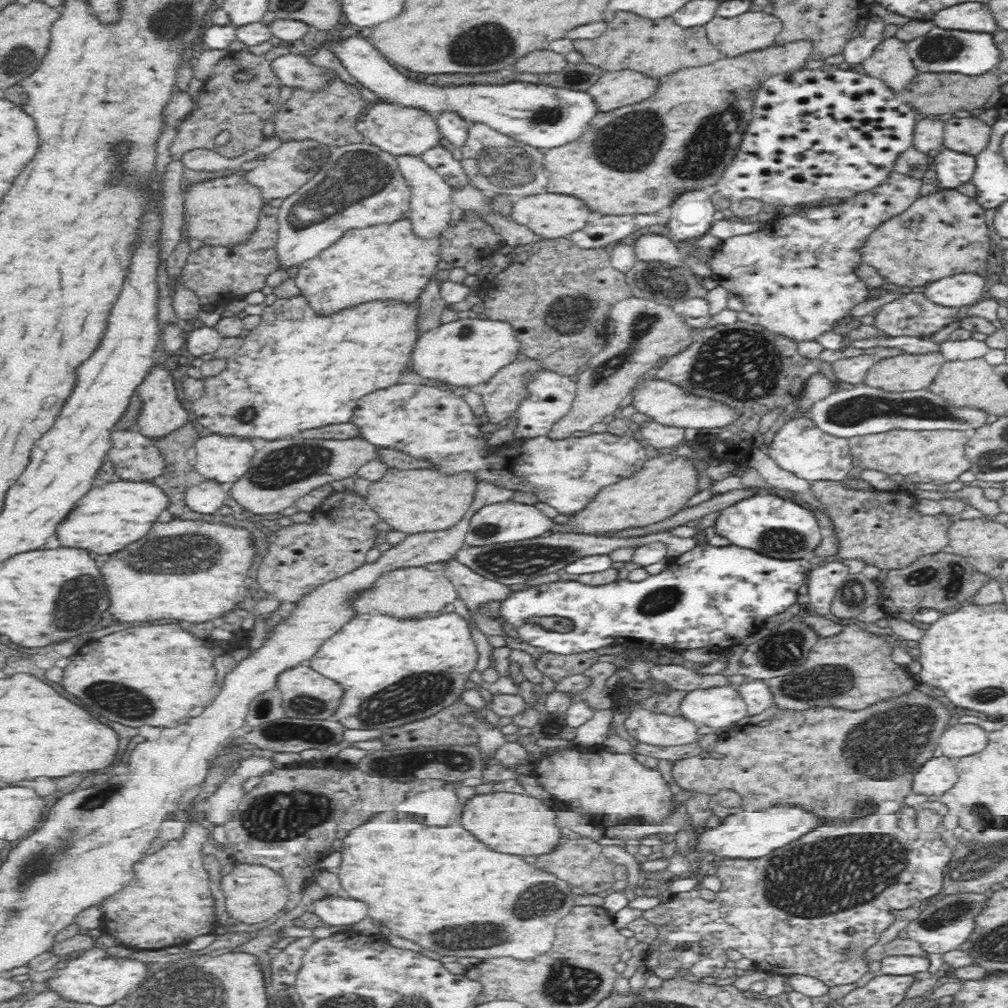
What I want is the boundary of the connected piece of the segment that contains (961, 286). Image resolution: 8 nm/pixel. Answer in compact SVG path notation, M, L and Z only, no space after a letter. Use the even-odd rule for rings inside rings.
M960 273L952 275L924 286L921 290L932 302L942 306L961 307L967 304L973 305L982 299L987 293L984 291L986 280L976 273Z

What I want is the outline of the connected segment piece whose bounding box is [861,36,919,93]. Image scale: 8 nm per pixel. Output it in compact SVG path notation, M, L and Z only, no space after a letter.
M895 36L884 39L861 64L866 74L883 80L897 93L919 73L908 55L907 43Z

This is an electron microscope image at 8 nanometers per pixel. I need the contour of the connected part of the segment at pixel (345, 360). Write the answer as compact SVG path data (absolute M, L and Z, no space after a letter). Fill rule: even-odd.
M298 296L298 297L292 297L292 298L279 298L277 299L273 304L266 305L265 309L263 310L263 313L261 314L261 321L260 324L255 328L251 330L251 333L244 337L244 342L242 343L242 346L232 355L229 356L227 361L227 367L220 372L220 374L217 374L216 376L211 377L203 377L203 386L204 386L204 392L202 398L199 398L199 400L196 400L191 406L191 416L194 419L195 423L199 426L199 428L204 432L216 432L216 434L220 435L235 435L244 439L249 438L260 438L265 439L266 441L272 441L277 439L285 439L288 437L294 437L298 436L298 434L302 434L303 431L312 429L321 428L322 426L328 426L332 424L342 424L342 423L348 423L351 422L353 413L354 413L354 406L357 406L357 400L362 399L366 394L369 394L370 392L374 392L374 390L380 390L384 389L386 387L396 385L398 384L398 380L400 380L400 376L402 374L405 374L407 370L410 370L411 366L411 360L410 356L412 354L412 350L414 350L414 344L416 344L416 340L419 339L419 336L422 334L418 334L418 328L419 328L419 306L421 305L421 302L423 300L416 300L414 304L404 304L404 302L398 302L398 300L376 300L376 302L366 302L366 304L358 304L358 306L352 306L352 308L346 308L346 310L340 310L340 312L336 312L336 314L332 314L332 316L320 316L320 314L316 314L316 311L310 306L310 303L308 302L308 299L304 296ZM246 410L254 410L254 418L244 418L244 414L246 414Z

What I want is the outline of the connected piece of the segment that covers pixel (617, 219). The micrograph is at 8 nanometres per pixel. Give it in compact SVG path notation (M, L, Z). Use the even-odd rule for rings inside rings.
M666 212L654 215L601 215L594 217L581 231L570 235L568 239L580 248L609 249L641 228L654 225L668 226L668 222Z

